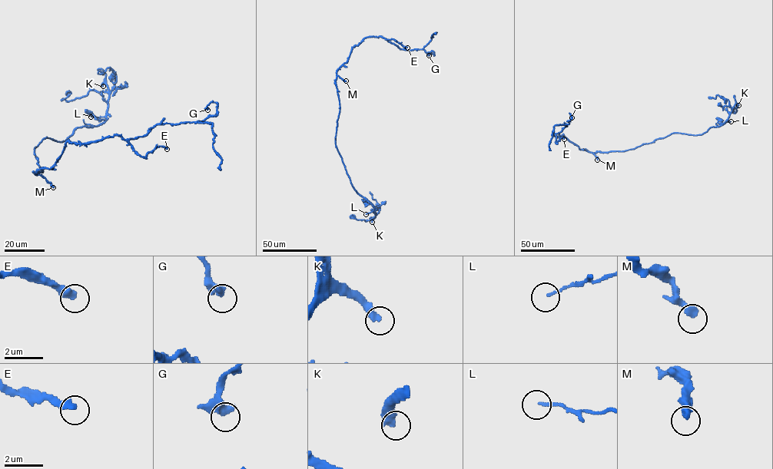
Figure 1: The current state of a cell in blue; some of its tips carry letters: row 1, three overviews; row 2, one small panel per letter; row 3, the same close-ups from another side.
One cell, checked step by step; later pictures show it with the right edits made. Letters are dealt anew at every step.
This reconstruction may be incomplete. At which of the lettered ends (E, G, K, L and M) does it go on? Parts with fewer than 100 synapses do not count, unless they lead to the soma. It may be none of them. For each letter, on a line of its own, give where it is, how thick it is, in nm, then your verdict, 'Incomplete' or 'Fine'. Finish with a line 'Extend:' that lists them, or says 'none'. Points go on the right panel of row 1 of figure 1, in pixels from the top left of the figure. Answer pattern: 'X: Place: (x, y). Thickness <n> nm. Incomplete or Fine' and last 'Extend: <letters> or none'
E: Place: (564, 139). Thickness 380 nm. Incomplete
G: Place: (572, 117). Thickness 440 nm. Fine
K: Place: (738, 105). Thickness 400 nm. Incomplete
L: Place: (731, 121). Thickness 130 nm. Fine
M: Place: (597, 160). Thickness 360 nm. Fine
Extend: E, K

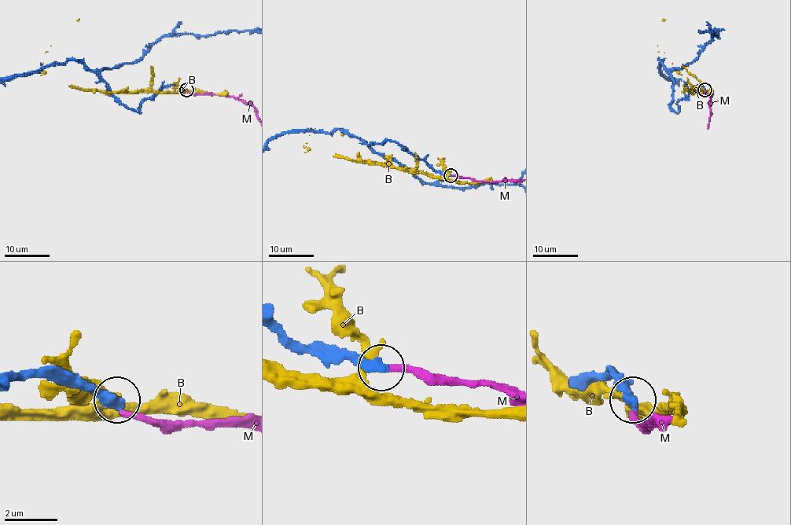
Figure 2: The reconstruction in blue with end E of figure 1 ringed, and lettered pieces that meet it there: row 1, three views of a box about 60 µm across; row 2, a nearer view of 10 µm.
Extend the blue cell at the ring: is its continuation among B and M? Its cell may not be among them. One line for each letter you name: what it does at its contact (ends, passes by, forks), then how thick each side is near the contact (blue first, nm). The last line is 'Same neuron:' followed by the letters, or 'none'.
Same neuron: none

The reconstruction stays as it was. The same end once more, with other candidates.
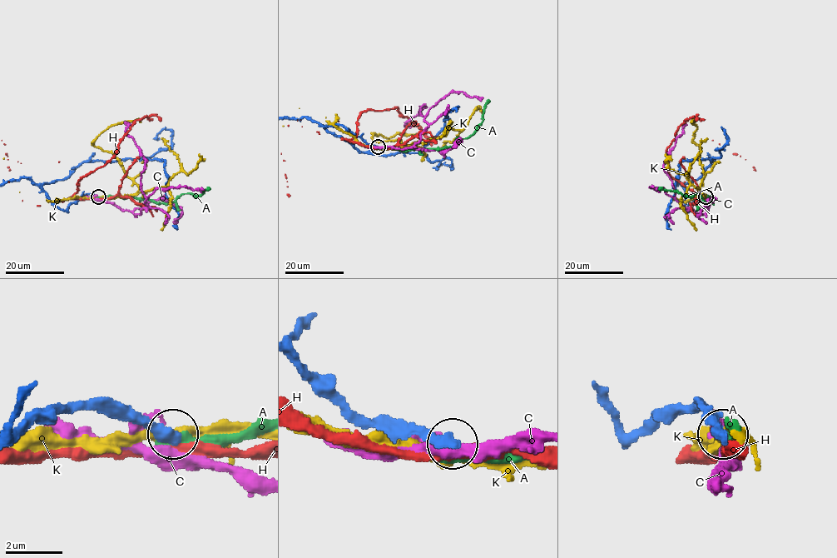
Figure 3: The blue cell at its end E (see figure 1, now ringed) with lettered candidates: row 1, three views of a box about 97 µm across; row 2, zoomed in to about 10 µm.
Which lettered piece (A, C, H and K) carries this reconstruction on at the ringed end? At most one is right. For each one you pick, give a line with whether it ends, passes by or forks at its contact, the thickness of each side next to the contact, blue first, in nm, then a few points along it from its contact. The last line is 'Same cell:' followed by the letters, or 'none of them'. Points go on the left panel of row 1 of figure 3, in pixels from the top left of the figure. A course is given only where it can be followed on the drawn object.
A: It ends there. Thickness 420 nm (blue) against 500 nm. Its course: (97, 197), (131, 196), (160, 203), (173, 202), (182, 194), (200, 196), (210, 187)
Same cell: A

